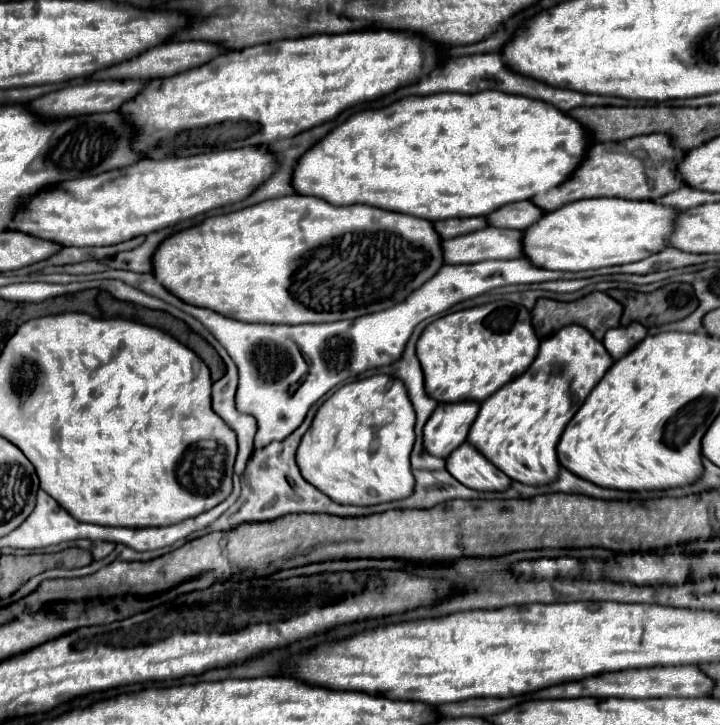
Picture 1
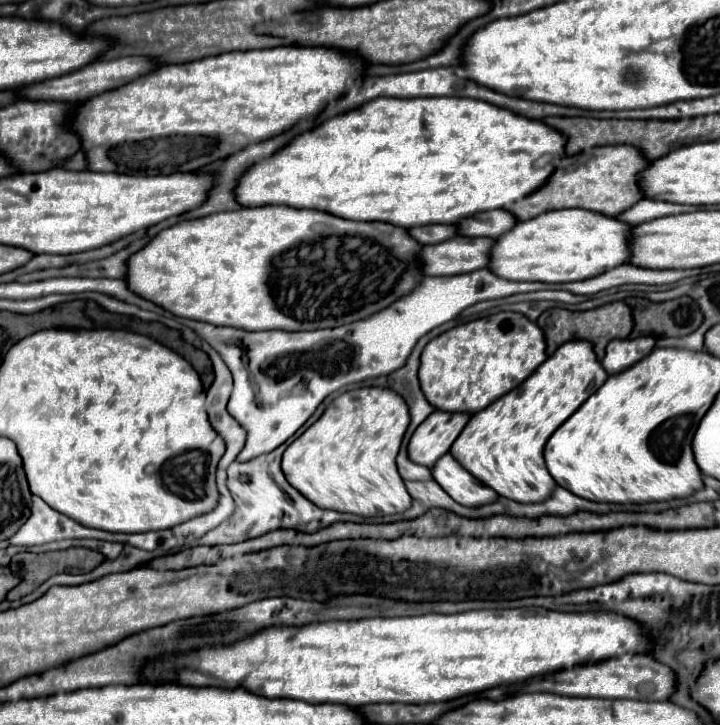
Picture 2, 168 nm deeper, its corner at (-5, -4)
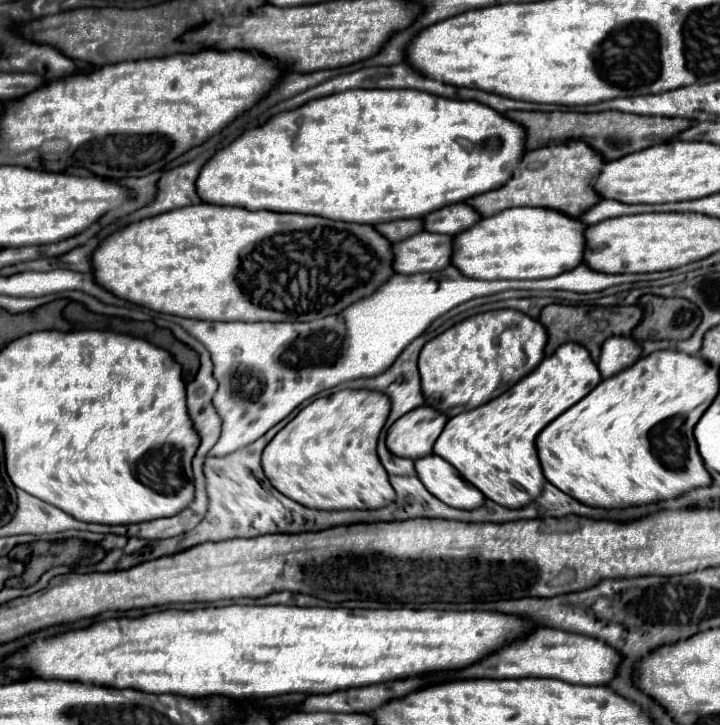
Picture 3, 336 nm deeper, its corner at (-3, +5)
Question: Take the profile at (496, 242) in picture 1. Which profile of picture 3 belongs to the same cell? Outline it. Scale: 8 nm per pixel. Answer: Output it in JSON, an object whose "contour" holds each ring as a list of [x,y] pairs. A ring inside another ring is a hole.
{"contour":[[[419,232],[419,236],[391,246],[391,252],[395,252],[395,272],[415,274],[443,270],[451,264],[451,248],[453,236]]]}

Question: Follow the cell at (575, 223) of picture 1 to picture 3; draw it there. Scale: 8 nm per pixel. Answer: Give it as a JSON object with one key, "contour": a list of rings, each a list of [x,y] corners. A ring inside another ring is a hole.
{"contour":[[[509,208],[455,236],[455,268],[477,280],[553,278],[581,264],[585,252],[585,224],[547,208]]]}

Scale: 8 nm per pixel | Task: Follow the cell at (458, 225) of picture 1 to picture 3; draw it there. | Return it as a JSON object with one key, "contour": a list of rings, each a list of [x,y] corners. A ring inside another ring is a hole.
{"contour":[[[393,220],[393,222],[385,222],[385,224],[377,224],[375,230],[391,242],[401,242],[401,240],[421,232],[423,222],[421,220]]]}

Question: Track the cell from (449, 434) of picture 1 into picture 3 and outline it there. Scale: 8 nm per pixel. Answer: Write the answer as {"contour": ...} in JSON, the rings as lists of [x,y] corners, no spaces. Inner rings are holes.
{"contour":[[[429,406],[415,408],[401,416],[387,430],[387,448],[399,458],[423,458],[433,452],[433,444],[447,424],[447,416]]]}

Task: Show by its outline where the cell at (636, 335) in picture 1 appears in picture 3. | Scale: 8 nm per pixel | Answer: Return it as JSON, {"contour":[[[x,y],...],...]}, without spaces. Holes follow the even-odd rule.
{"contour":[[[607,338],[597,362],[601,378],[609,378],[619,374],[621,370],[635,364],[641,358],[641,344],[633,338]]]}

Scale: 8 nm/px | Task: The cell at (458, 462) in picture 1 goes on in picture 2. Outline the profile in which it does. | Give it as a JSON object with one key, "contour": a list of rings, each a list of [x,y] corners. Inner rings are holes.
{"contour":[[[447,453],[435,463],[433,479],[461,505],[477,507],[499,499],[493,489],[481,485],[481,481],[477,481],[469,471],[465,471],[465,467],[459,465],[459,461],[451,453]]]}

